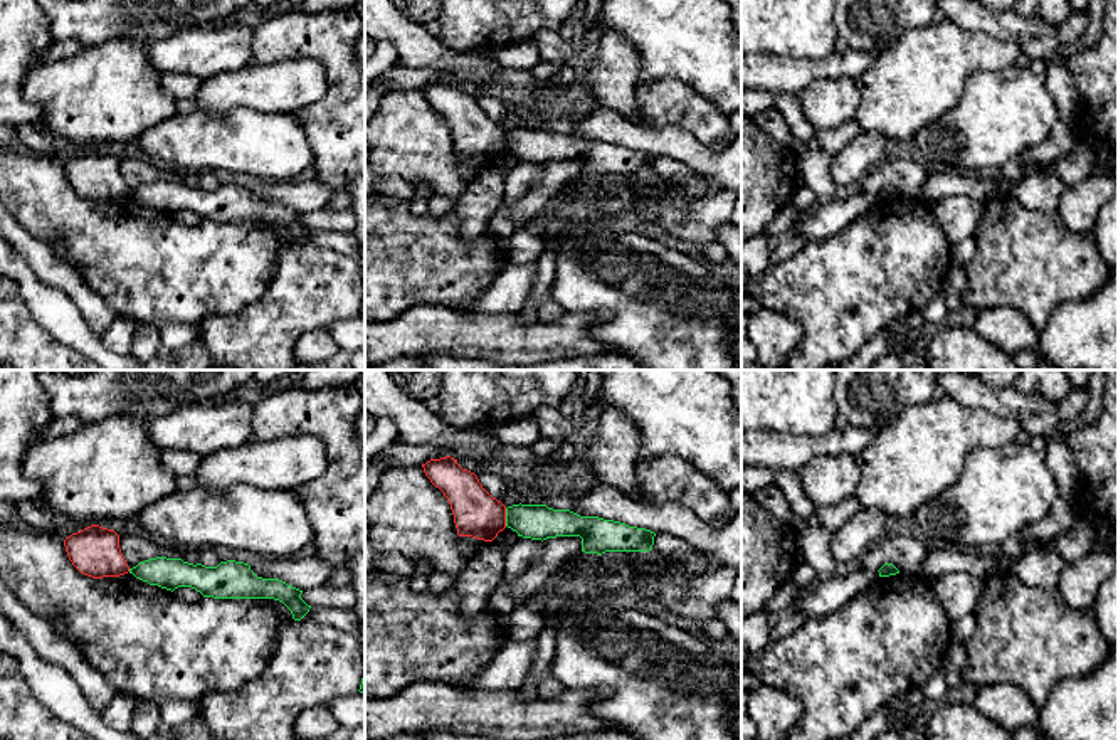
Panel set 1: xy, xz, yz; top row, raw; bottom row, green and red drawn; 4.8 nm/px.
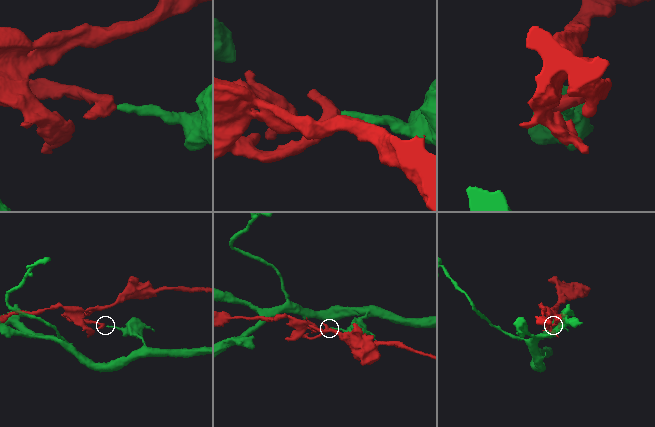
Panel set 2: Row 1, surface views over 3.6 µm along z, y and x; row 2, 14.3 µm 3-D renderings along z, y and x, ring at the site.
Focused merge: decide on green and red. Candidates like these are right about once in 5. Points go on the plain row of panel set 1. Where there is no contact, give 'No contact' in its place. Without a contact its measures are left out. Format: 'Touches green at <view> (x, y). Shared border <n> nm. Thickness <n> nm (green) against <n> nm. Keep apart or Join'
Touches green at xz (506, 140). Shared border 90 nm. Thickness 170 nm (green) against 220 nm. Keep apart

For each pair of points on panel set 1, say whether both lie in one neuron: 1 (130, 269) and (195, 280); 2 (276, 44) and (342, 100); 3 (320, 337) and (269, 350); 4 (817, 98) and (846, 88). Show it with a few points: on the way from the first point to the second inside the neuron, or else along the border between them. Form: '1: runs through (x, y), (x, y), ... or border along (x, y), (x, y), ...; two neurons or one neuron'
1: runs through (147, 269), (179, 274); one neuron
2: runs through (300, 44), (315, 44), (342, 71), (342, 76); one neuron
3: border along (325, 325), (306, 330), (293, 352); two neurons
4: runs through (824, 98), (836, 98), (839, 95); one neuron

